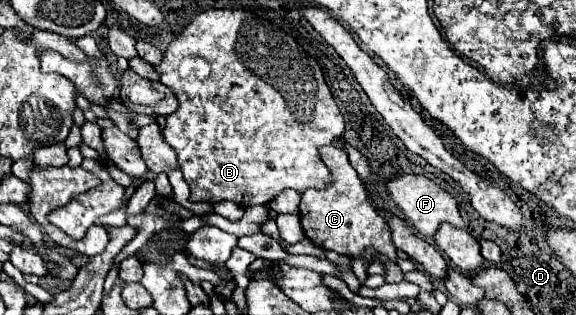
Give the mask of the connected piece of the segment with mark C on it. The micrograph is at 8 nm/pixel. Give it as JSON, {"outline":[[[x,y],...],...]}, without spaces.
{"outline":[[[327,144],[319,148],[319,156],[333,172],[333,182],[325,190],[305,190],[301,194],[299,214],[301,214],[305,236],[315,246],[323,250],[333,250],[349,258],[363,258],[365,250],[373,248],[377,256],[397,262],[397,248],[391,242],[391,230],[387,222],[371,206],[367,198],[367,190],[361,178],[357,176],[357,172],[351,168],[345,150],[337,148],[335,144]]]}

